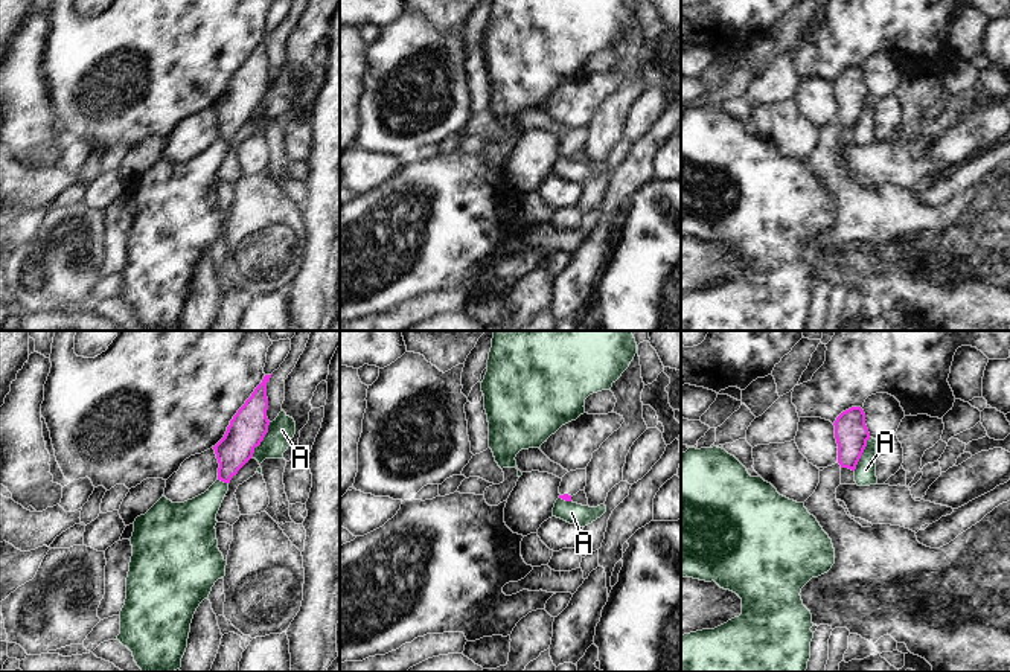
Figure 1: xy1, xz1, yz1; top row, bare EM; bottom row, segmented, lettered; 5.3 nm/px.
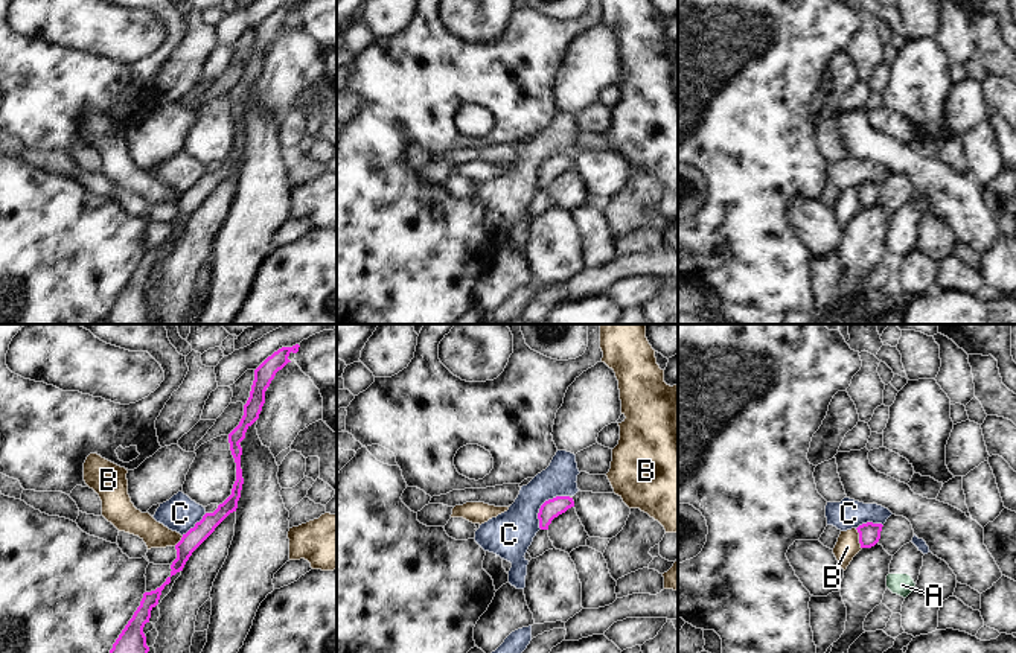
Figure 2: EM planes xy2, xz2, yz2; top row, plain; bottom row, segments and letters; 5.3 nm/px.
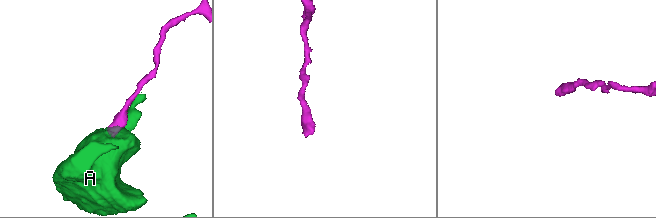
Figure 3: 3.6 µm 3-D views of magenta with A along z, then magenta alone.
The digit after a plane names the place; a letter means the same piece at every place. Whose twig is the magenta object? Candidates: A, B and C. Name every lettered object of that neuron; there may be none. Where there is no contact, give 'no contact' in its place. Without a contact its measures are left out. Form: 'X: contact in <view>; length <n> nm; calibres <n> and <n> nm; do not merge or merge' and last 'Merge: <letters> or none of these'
A: contact in xy1; length 220 nm; calibres 200 and 140 nm; do not merge
B: contact in yz2; length 120 nm; calibres 110 and 120 nm; do not merge
C: contact in xz2; length 240 nm; calibres 100 and 240 nm; do not merge
Merge: none of these

